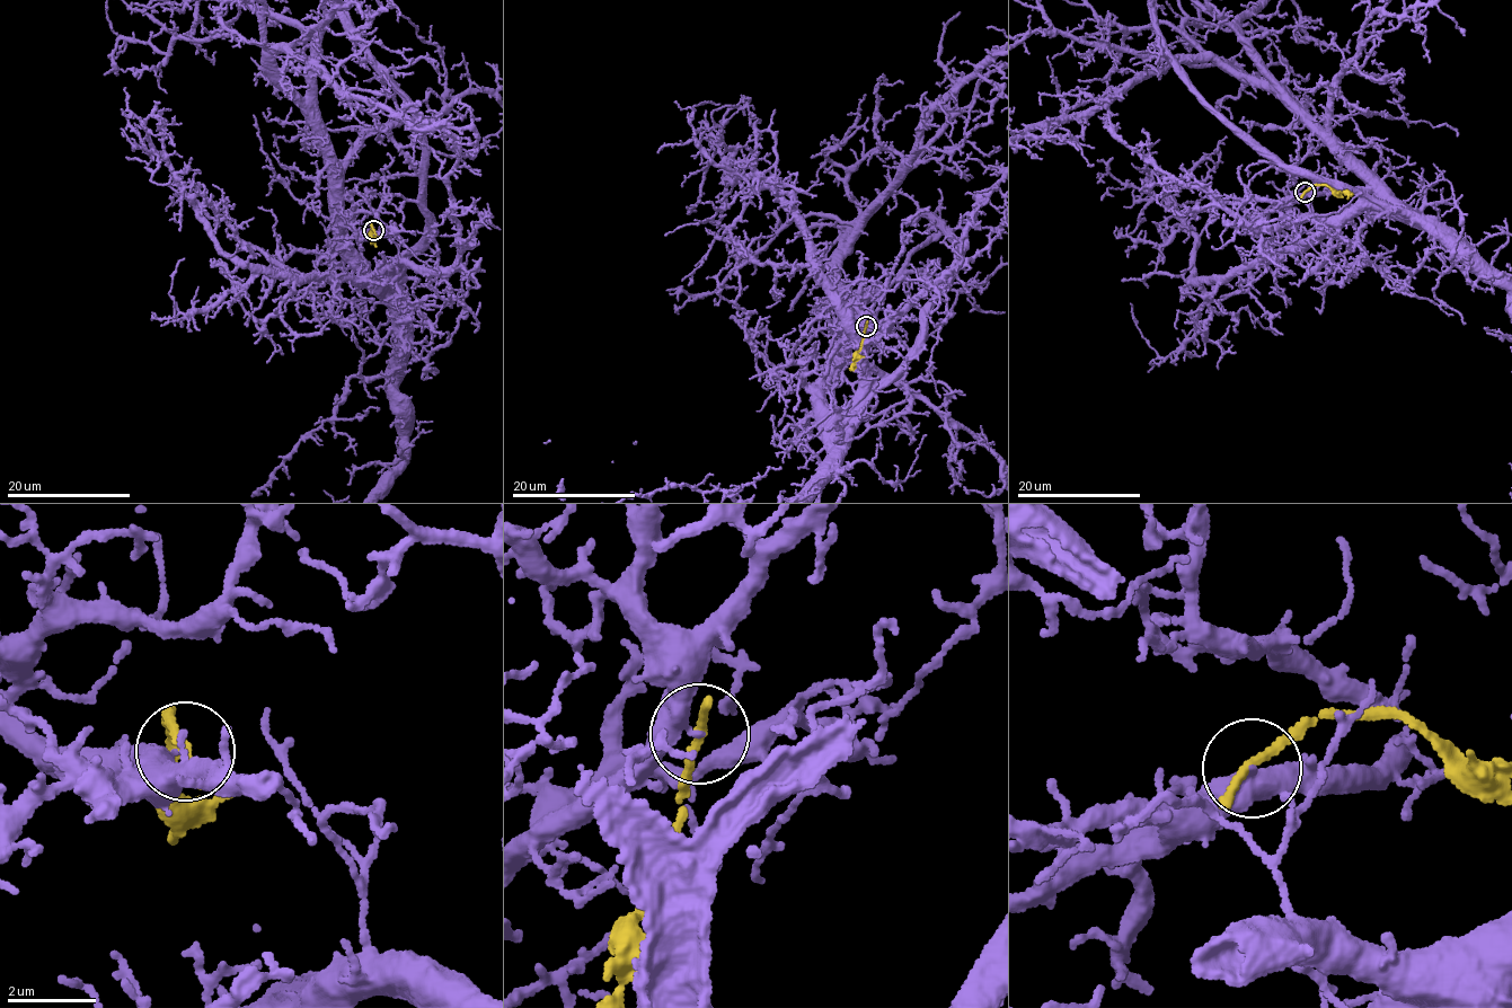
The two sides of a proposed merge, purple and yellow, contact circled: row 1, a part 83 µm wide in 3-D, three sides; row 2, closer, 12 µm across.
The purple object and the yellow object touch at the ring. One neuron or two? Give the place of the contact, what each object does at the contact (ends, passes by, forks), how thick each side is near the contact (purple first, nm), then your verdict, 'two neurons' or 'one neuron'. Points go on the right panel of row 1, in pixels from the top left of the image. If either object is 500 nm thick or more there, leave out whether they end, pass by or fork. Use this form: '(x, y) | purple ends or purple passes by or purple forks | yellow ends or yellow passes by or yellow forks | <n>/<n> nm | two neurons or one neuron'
(1305, 192) | purple passes by | yellow ends | 360/240 nm | two neurons

